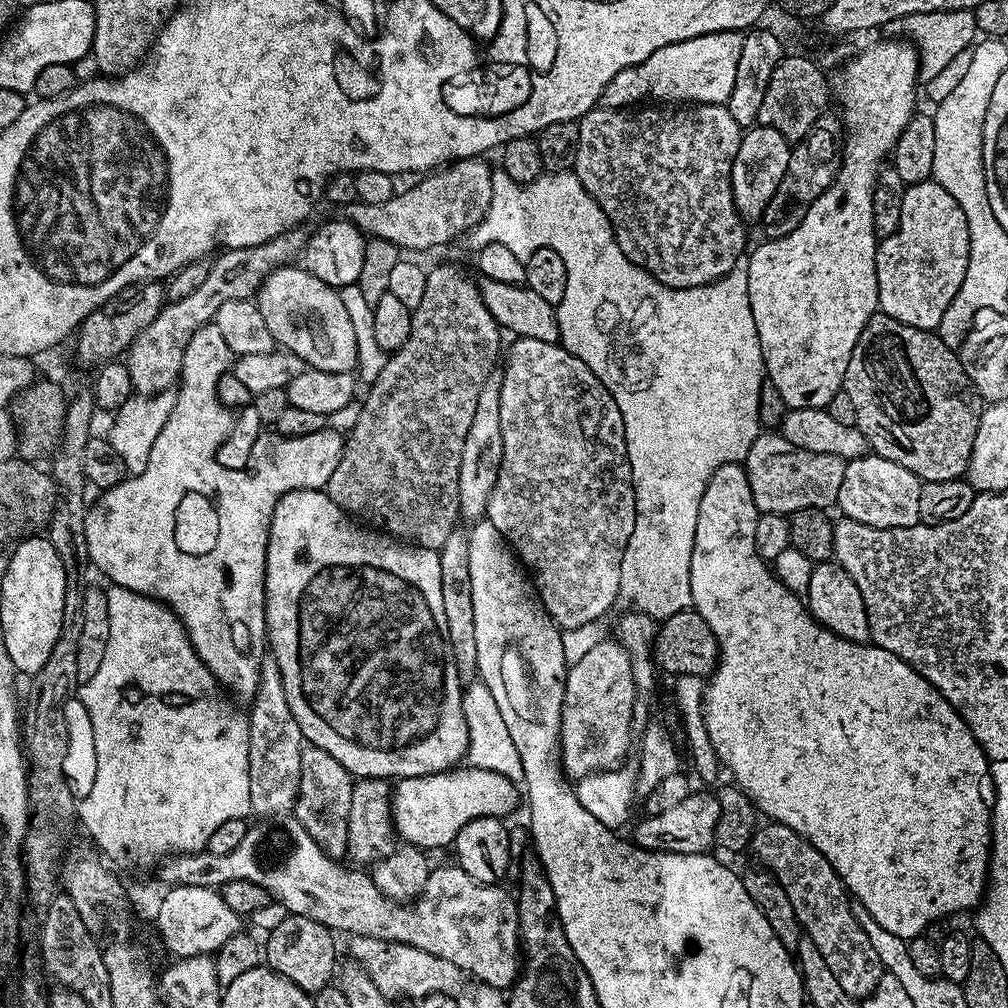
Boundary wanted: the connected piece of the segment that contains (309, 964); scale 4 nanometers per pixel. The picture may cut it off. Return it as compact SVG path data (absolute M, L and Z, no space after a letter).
M289 914L282 922L278 922L278 926L274 926L272 932L267 933L265 943L262 948L262 956L266 961L267 967L273 968L278 974L285 976L290 982L294 982L294 986L298 986L309 994L315 994L318 990L322 990L327 984L333 983L332 975L336 972L336 940L331 928L322 926L322 922L314 922L314 918L306 918L305 916L293 916Z

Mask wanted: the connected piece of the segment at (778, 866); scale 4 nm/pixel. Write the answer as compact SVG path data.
M764 822L757 827L750 852L778 878L782 890L786 890L786 898L790 898L790 906L794 906L803 935L818 946L822 958L826 958L826 966L830 966L834 978L838 978L838 986L857 998L869 996L882 975L880 960L874 954L874 946L870 946L870 938L866 938L862 926L858 926L849 893L830 862L826 862L824 855L814 850L810 842L790 830L790 826L775 822Z

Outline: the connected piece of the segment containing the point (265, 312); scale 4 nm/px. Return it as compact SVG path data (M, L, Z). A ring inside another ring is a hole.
M276 268L260 283L260 291L254 301L283 351L298 354L298 358L302 358L307 367L323 372L352 372L355 369L356 345L346 343L340 293L326 282L314 278L314 274L310 274L307 268Z

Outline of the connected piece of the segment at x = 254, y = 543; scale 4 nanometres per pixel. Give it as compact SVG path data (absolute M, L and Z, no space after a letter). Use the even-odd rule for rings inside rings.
M215 322L204 324L197 330L194 338L190 338L190 346L186 346L186 358L182 358L182 370L180 371L178 387L175 389L176 401L172 407L172 413L166 422L166 426L162 426L162 434L158 434L158 438L154 438L154 450L150 450L150 462L146 462L146 470L129 475L118 486L103 489L97 495L100 497L93 504L91 501L90 507L85 511L84 521L86 522L86 546L88 547L88 559L91 567L95 571L97 568L102 575L109 576L115 587L140 592L143 596L151 596L153 600L168 605L184 624L184 629L188 631L188 637L198 654L198 658L202 658L202 662L214 674L214 678L220 681L221 685L233 697L241 696L245 702L251 702L256 699L256 691L260 685L260 661L266 655L268 624L264 621L266 618L266 610L264 609L264 571L266 570L268 531L274 514L274 506L278 506L280 497L285 496L290 490L302 490L303 488L327 489L330 474L334 474L334 470L338 470L338 462L344 453L346 440L343 440L345 437L335 430L325 430L318 434L306 434L306 438L290 438L289 436L280 435L275 430L264 430L260 433L257 441L254 442L249 464L244 469L226 469L225 466L220 466L216 461L216 451L226 442L234 421L233 409L228 409L220 401L220 379L223 378L224 372L226 376L233 360L230 346L226 346L226 338L222 338L222 333L218 330Z

